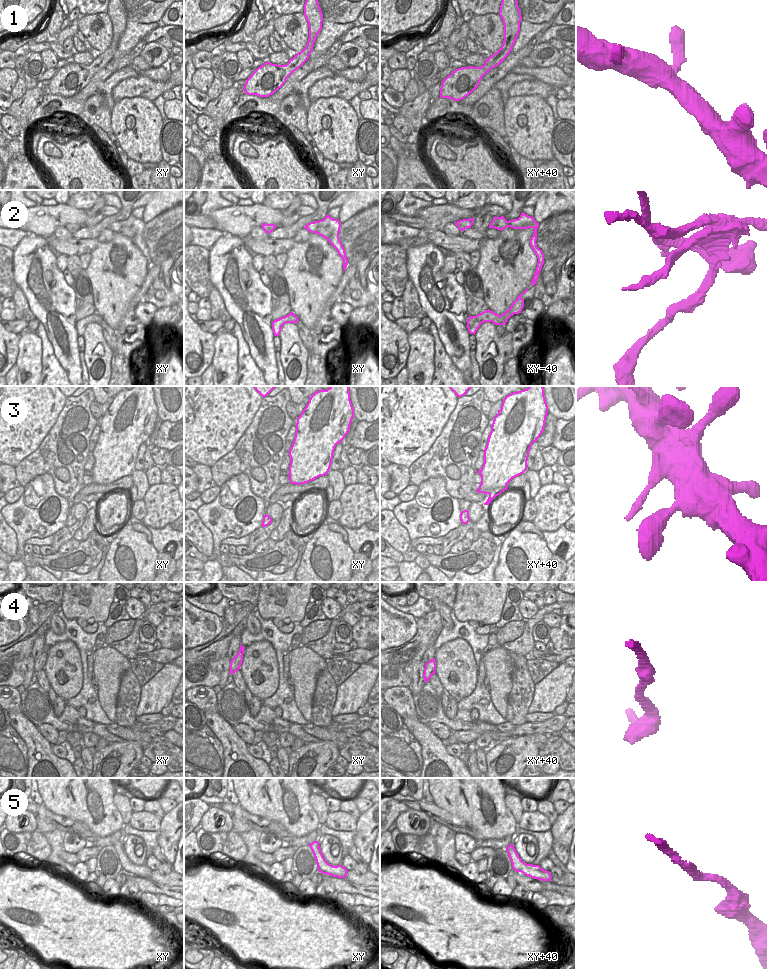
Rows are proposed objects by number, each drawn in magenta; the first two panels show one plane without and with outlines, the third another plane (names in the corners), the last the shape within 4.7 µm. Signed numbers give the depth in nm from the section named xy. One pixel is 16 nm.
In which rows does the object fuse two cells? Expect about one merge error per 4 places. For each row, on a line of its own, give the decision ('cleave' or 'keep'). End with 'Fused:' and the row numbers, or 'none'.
1: keep
2: cleave
3: keep
4: keep
5: keep
Fused: 2

